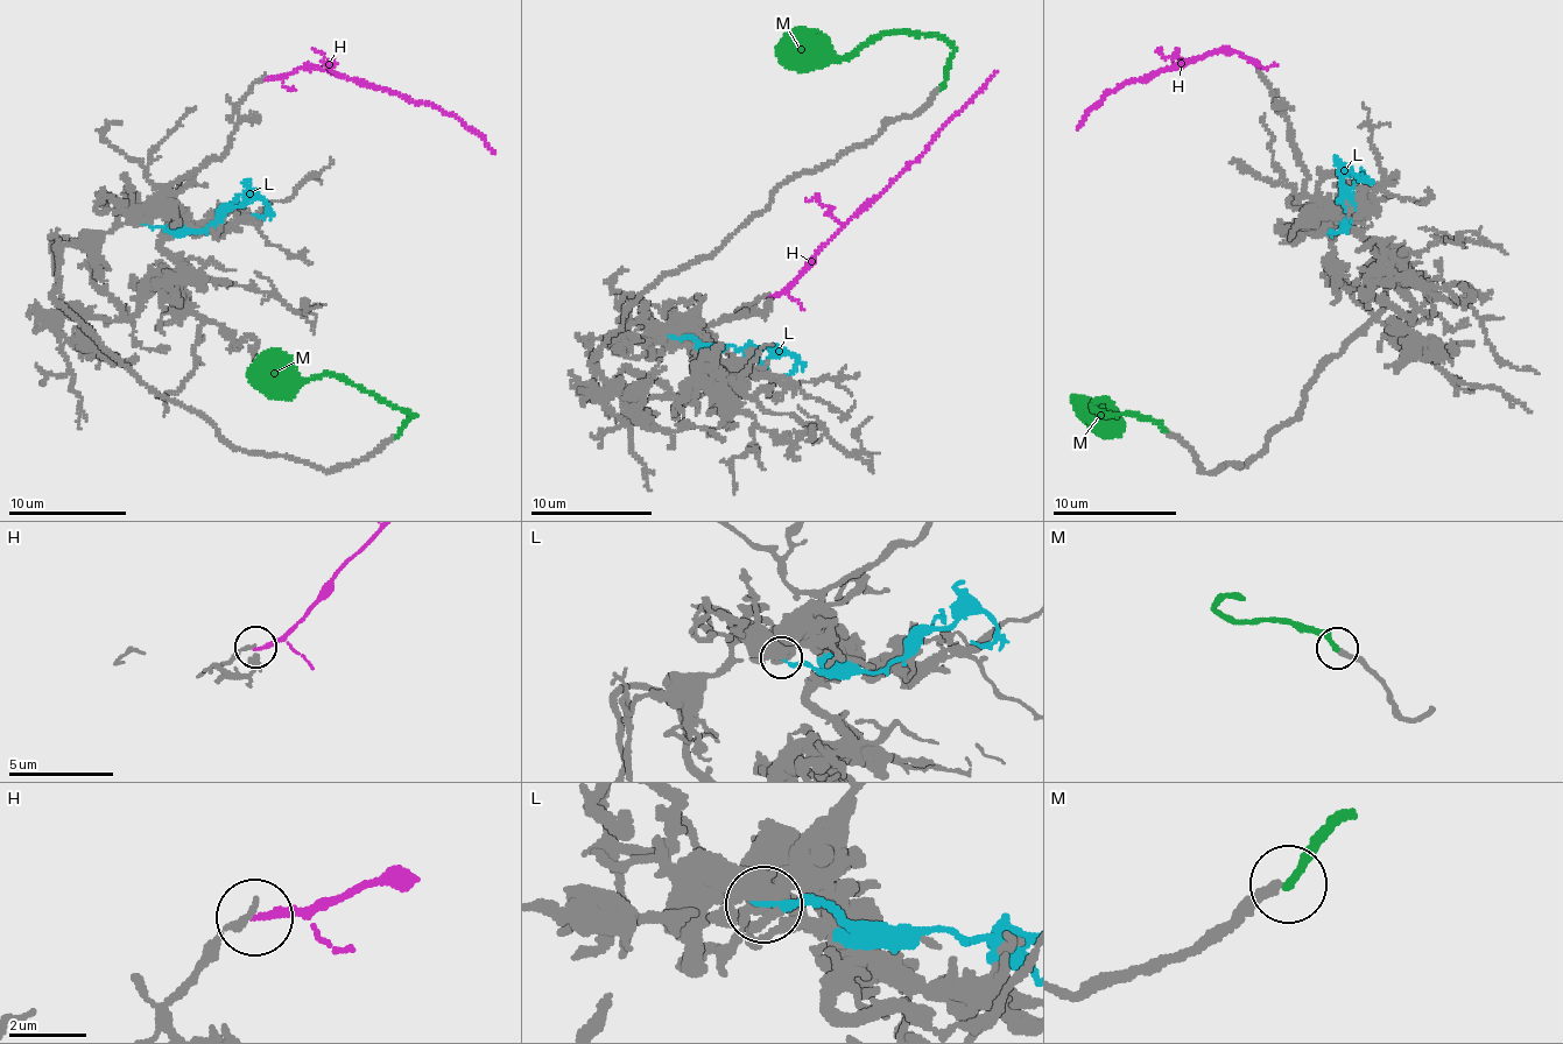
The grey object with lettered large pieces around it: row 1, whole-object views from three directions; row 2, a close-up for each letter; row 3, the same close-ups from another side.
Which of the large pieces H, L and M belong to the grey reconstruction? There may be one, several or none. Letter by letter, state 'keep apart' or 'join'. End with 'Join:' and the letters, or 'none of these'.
H: keep apart
L: keep apart
M: join
Join: M

